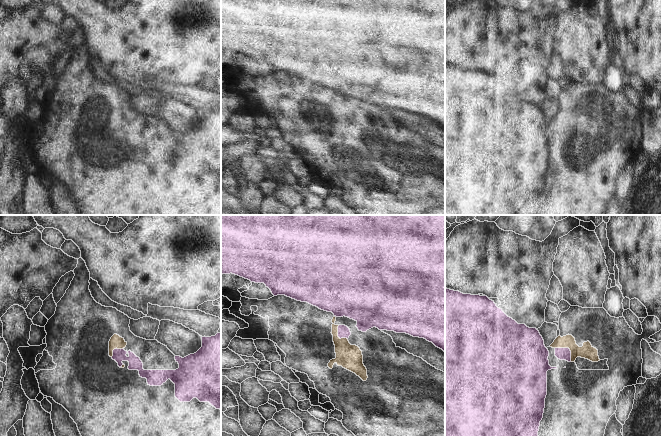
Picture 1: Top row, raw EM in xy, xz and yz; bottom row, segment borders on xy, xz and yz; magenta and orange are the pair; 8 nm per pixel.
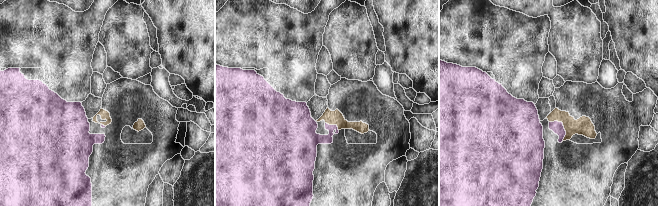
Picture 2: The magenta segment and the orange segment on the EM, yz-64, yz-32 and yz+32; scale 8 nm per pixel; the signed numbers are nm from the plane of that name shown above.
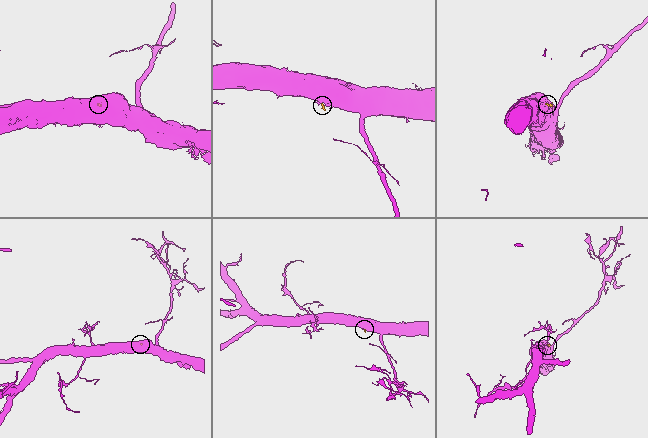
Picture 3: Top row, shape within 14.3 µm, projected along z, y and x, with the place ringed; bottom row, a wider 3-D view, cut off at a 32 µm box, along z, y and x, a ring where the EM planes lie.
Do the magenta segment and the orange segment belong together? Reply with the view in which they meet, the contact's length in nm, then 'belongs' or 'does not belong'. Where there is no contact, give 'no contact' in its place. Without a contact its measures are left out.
yz | 180 nm | does not belong

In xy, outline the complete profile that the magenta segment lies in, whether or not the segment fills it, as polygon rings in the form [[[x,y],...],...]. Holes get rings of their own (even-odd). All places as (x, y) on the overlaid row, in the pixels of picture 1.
[[[221,333],[215,336],[202,337],[202,347],[194,354],[184,358],[175,356],[179,368],[176,370],[144,370],[143,363],[130,350],[127,352],[123,349],[114,349],[112,359],[122,367],[123,361],[128,361],[129,370],[138,370],[142,378],[147,379],[150,386],[161,386],[168,379],[175,384],[175,397],[180,402],[190,402],[197,398],[200,402],[209,402],[216,409],[221,410]]]

